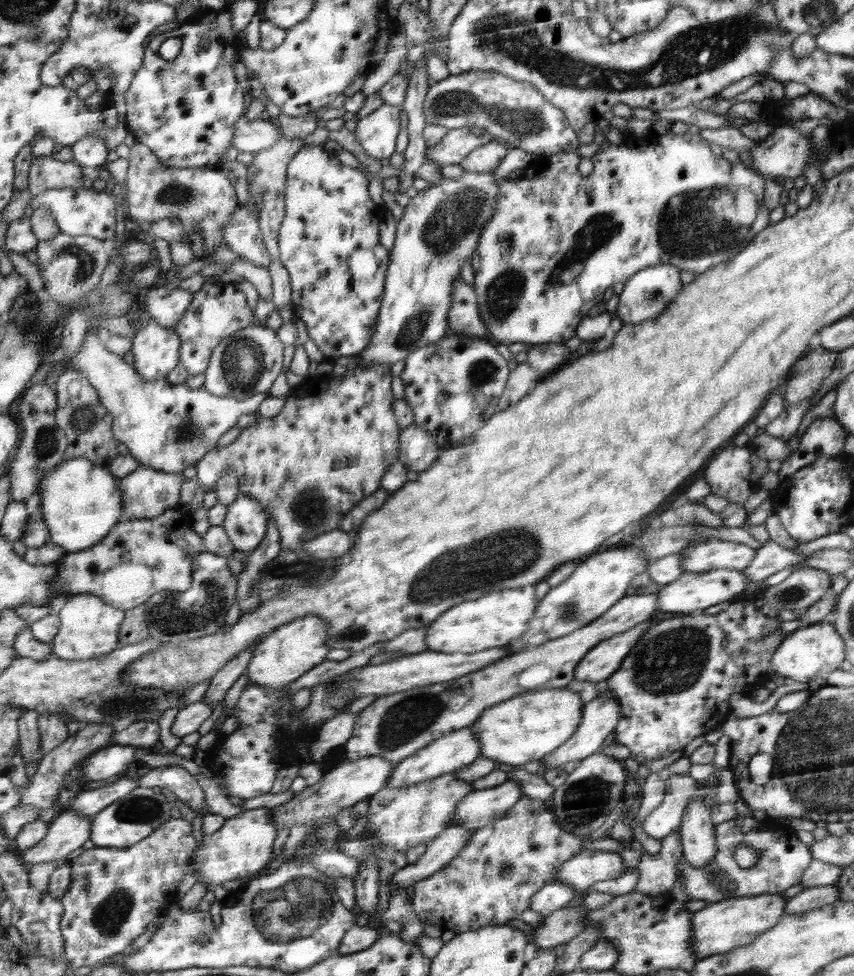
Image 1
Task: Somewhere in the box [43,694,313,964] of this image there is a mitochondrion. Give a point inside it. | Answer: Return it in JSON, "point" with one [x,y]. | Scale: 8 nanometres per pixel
{"point":[109,916]}

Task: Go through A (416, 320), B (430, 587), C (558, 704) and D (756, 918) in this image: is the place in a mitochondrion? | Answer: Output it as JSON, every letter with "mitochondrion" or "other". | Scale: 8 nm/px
{"A":"mitochondrion","B":"mitochondrion","C":"other","D":"other"}

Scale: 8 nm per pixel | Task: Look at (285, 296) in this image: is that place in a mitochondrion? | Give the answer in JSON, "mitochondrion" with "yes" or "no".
{"mitochondrion":"no"}

